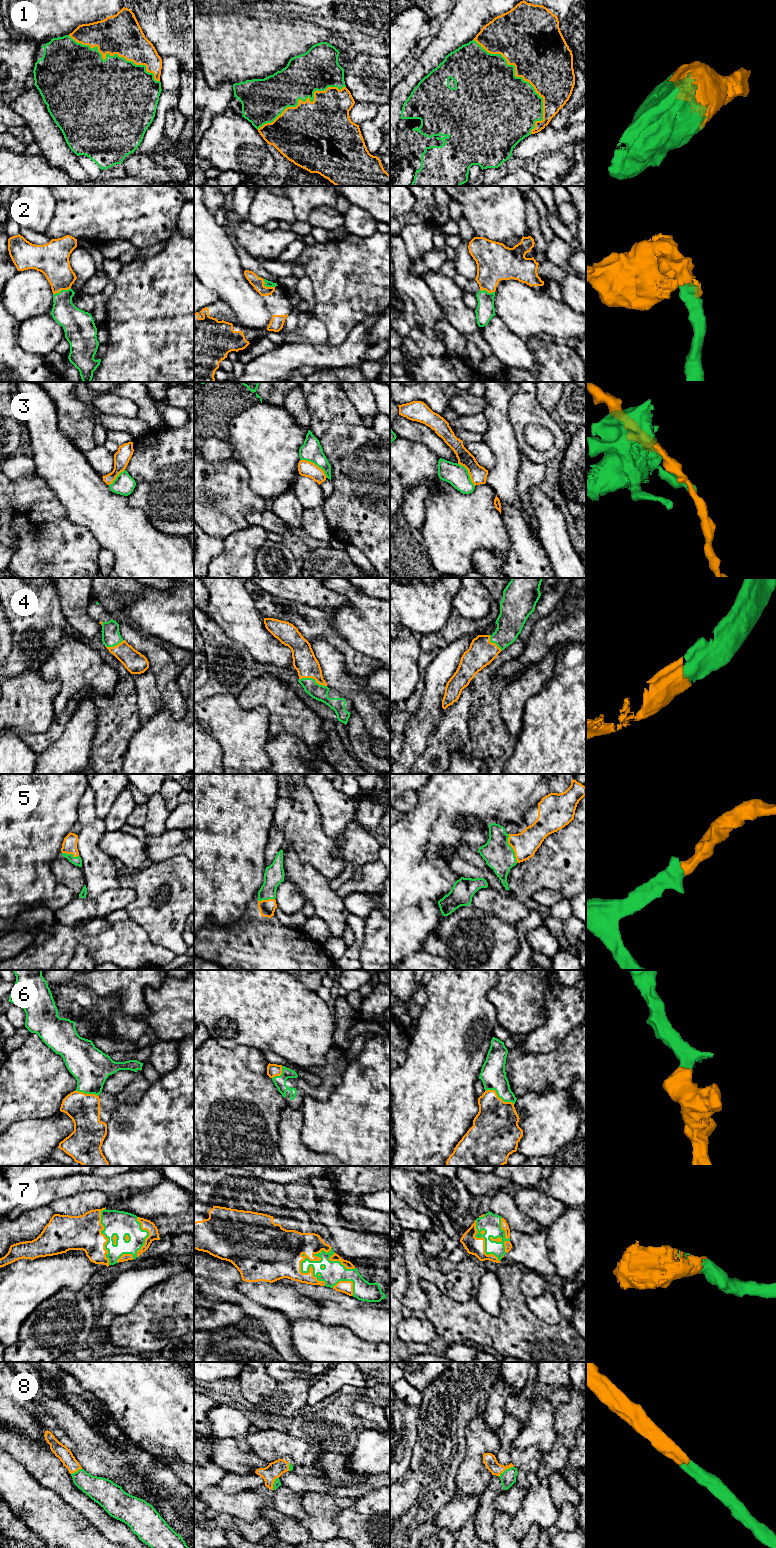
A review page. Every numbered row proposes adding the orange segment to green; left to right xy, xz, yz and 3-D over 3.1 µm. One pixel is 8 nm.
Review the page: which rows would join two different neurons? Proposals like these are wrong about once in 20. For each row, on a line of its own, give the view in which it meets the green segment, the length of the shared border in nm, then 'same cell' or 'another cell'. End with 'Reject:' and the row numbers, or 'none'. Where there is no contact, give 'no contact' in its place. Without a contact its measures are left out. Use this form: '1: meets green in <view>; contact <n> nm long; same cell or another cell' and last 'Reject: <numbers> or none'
1: meets green in yz; contact 900 nm long; same cell
2: meets green in xy; contact 160 nm long; same cell
3: meets green in xz; contact 260 nm long; another cell
4: meets green in xz; contact 240 nm long; same cell
5: meets green in yz; contact 240 nm long; same cell
6: meets green in yz; contact 260 nm long; same cell
7: meets green in xz; contact 320 nm long; same cell
8: meets green in yz; contact 150 nm long; same cell
Reject: 3

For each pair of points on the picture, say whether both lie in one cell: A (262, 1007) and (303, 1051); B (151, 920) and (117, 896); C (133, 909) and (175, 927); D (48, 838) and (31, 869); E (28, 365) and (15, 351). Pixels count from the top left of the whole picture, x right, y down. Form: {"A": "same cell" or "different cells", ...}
{"A": "same cell", "B": "different cells", "C": "same cell", "D": "same cell", "E": "same cell"}

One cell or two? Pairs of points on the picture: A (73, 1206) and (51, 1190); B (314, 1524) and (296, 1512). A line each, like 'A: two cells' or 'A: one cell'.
A: two cells
B: two cells

